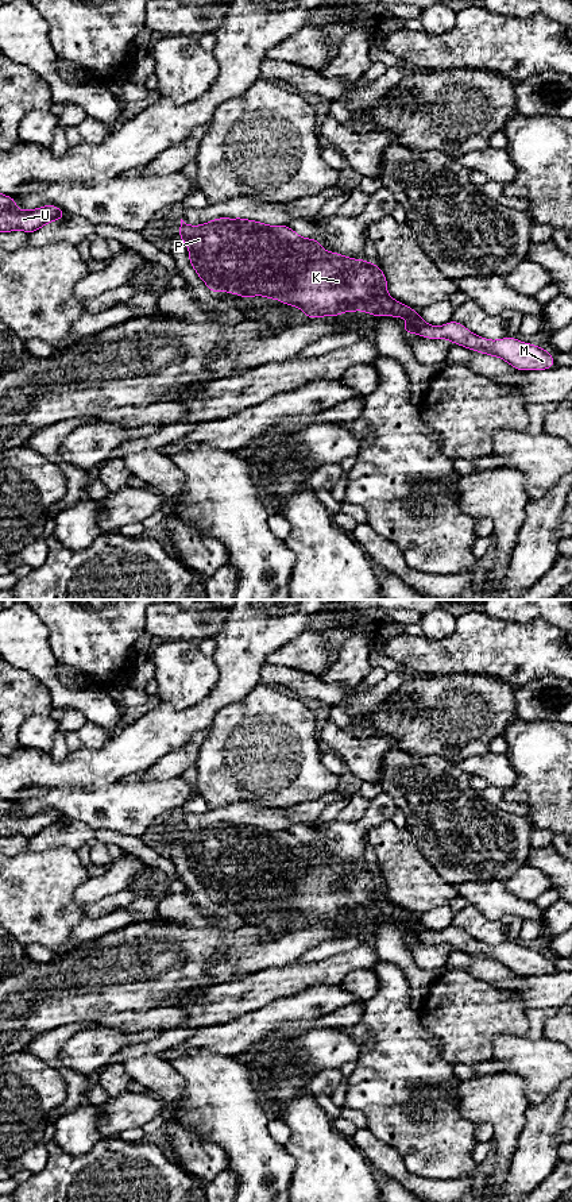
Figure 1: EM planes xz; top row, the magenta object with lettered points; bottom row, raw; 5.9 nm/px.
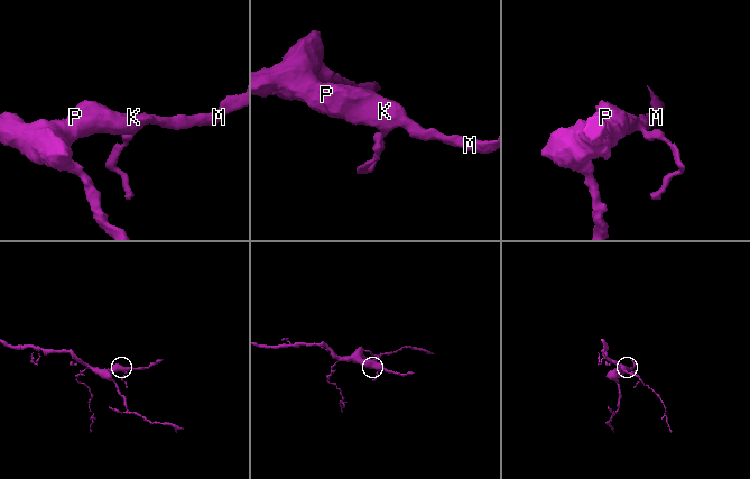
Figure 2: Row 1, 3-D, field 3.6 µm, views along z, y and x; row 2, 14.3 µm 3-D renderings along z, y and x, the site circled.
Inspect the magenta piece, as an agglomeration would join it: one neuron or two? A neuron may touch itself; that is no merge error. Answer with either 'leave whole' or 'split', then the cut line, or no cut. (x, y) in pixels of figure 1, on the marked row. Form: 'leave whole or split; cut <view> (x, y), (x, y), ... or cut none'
leave whole; cut none

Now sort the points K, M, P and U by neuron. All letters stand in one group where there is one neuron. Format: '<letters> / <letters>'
K M P U

